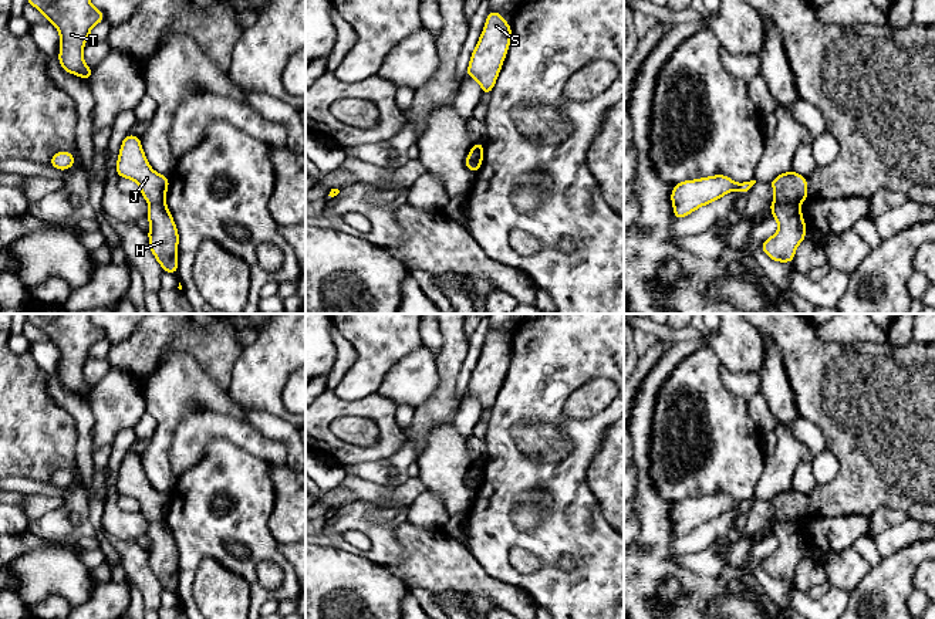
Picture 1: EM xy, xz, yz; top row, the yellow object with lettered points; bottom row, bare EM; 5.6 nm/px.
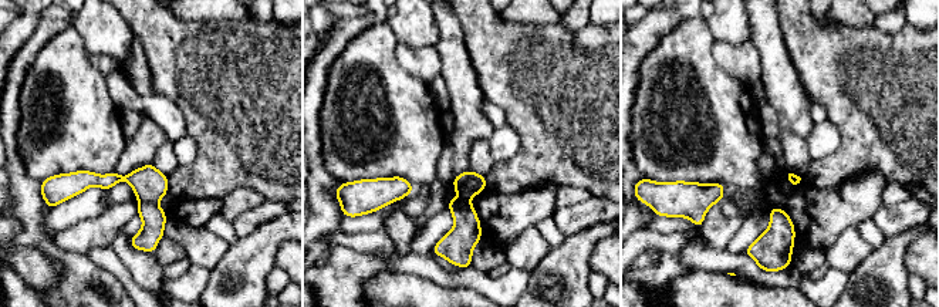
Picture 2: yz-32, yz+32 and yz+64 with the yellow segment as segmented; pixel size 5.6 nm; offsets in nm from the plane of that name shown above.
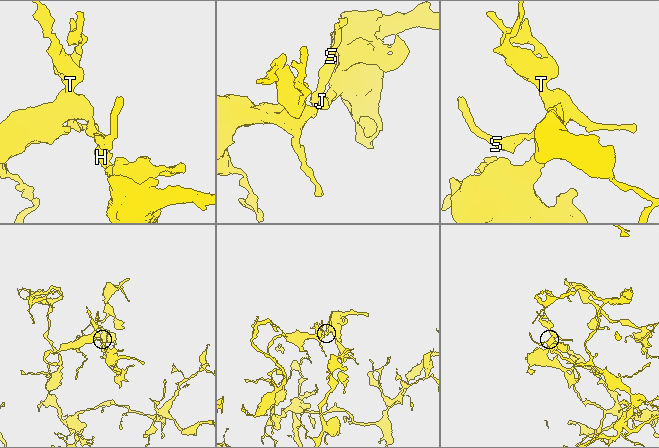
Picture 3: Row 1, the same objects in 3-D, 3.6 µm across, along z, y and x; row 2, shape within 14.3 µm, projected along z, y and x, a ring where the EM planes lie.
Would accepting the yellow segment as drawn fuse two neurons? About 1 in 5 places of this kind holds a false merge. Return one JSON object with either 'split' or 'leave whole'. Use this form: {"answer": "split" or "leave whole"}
{"answer": "split"}

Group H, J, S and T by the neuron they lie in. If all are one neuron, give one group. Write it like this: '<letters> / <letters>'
H / J S T

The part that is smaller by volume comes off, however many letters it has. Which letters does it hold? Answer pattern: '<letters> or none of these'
H

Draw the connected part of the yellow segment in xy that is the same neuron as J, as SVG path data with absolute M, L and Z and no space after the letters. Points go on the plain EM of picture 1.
M138 454L124 456L115 487L118 495L126 495L139 503L141 513L149 522L165 520L169 495L149 484Z

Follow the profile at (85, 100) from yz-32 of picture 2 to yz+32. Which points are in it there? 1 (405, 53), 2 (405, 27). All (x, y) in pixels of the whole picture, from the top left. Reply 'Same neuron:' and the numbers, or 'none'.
Same neuron: none

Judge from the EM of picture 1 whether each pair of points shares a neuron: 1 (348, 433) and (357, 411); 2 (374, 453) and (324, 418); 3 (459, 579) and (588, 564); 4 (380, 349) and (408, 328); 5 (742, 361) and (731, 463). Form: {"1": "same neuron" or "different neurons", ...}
{"1": "different neurons", "2": "same neuron", "3": "different neurons", "4": "same neuron", "5": "different neurons"}

